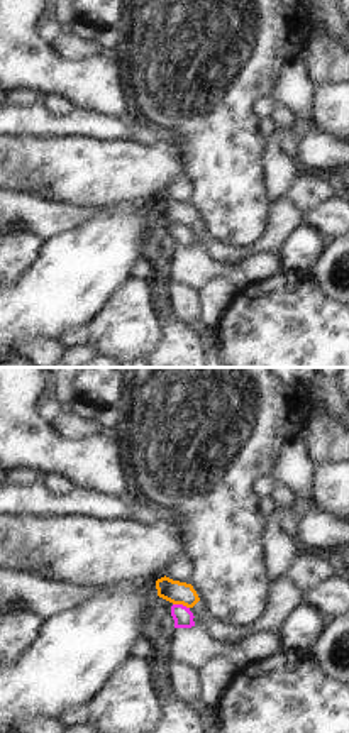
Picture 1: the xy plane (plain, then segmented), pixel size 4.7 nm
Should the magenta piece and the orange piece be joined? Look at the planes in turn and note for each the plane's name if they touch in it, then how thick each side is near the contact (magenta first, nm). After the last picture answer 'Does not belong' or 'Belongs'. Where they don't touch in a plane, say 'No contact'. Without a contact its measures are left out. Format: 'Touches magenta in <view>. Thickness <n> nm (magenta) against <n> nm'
Touches magenta in xy. Thickness 100 nm (magenta) against 110 nm.

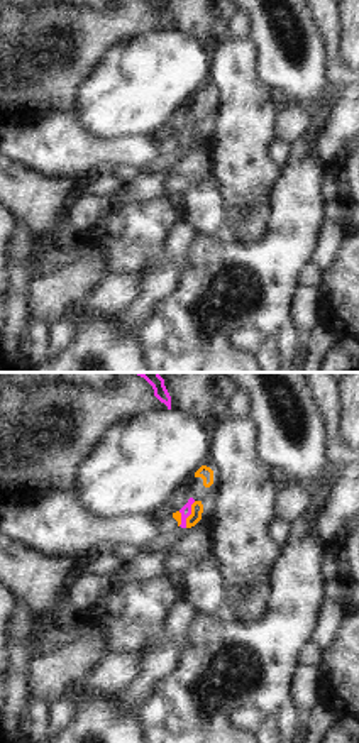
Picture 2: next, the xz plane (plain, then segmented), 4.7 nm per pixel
Touches magenta in xz. Thickness 50 nm (magenta) against 60 nm.

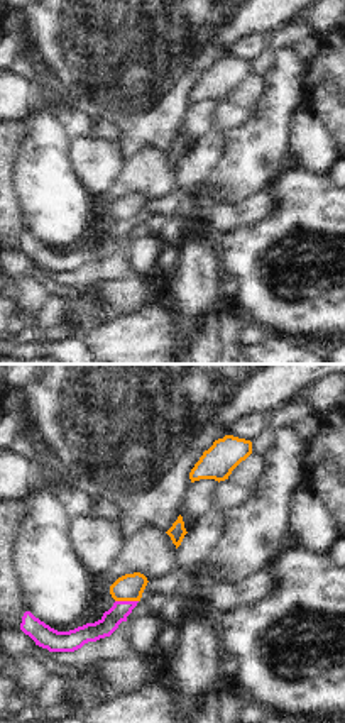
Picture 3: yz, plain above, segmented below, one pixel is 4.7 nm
Touches magenta in yz. Thickness 90 nm (magenta) against 130 nm.

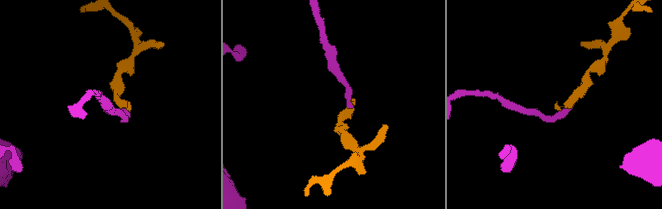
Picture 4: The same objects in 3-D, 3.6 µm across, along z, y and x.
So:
Does not belong.

